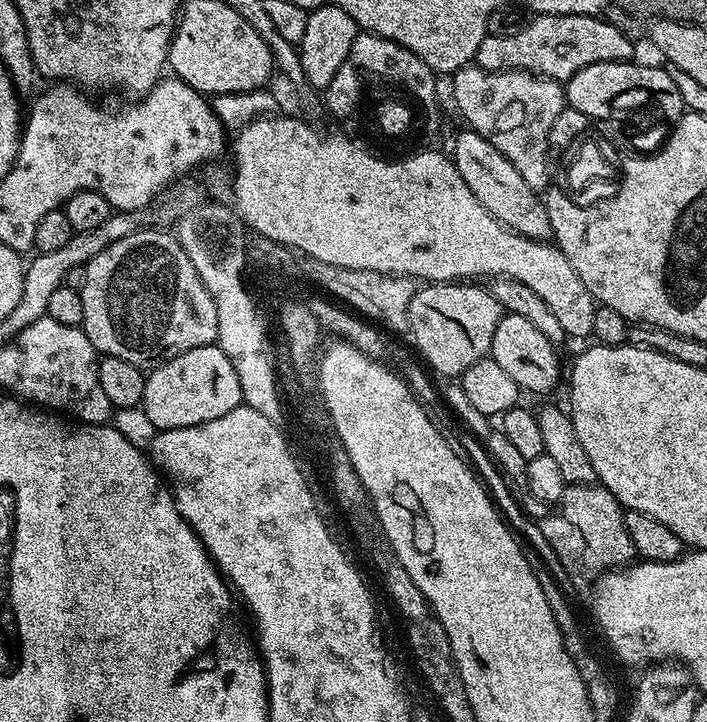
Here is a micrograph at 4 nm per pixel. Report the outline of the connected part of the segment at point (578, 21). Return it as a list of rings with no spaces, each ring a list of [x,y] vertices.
[[[537,15],[525,23],[518,34],[509,36],[485,36],[476,51],[475,67],[484,68],[487,72],[506,72],[519,70],[544,76],[548,80],[567,82],[578,70],[591,64],[602,62],[628,62],[633,59],[632,40],[616,24],[607,24],[604,18],[595,16],[546,16]]]

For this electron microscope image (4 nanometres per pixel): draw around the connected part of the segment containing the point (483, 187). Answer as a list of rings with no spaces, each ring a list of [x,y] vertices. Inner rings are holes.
[[[463,130],[456,136],[456,156],[454,163],[458,174],[462,174],[462,182],[470,186],[470,194],[486,206],[486,210],[500,224],[504,224],[512,232],[522,234],[531,240],[547,241],[552,234],[550,218],[546,218],[546,206],[542,199],[541,193],[535,188],[526,186],[522,174],[506,162],[482,134],[471,130]]]

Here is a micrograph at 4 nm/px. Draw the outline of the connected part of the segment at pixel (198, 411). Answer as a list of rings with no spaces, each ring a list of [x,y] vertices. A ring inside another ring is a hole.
[[[214,343],[194,346],[176,356],[161,359],[147,373],[142,409],[150,418],[153,429],[185,428],[230,414],[230,410],[241,407],[243,398],[238,374],[230,358],[226,358],[219,343]]]

